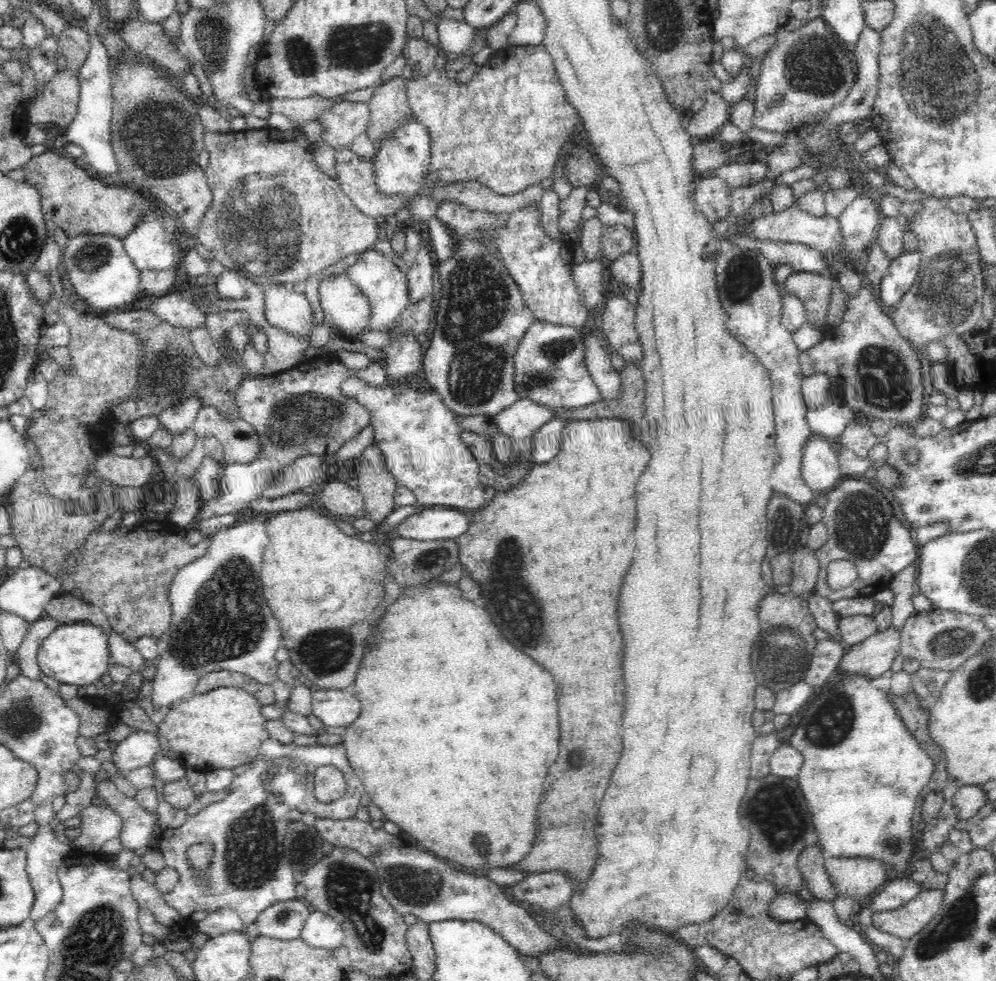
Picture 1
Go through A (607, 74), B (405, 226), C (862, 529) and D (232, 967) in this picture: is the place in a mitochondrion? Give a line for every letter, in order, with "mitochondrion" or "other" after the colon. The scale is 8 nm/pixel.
A: other
B: other
C: mitochondrion
D: other

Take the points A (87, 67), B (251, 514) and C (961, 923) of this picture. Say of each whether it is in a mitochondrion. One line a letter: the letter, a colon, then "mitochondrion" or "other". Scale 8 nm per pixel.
A: other
B: other
C: mitochondrion

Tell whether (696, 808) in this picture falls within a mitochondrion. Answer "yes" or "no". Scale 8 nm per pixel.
no

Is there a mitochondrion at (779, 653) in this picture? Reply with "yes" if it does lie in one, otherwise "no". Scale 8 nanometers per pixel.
yes

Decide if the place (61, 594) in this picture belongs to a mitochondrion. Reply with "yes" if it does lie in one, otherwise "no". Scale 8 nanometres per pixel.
no

